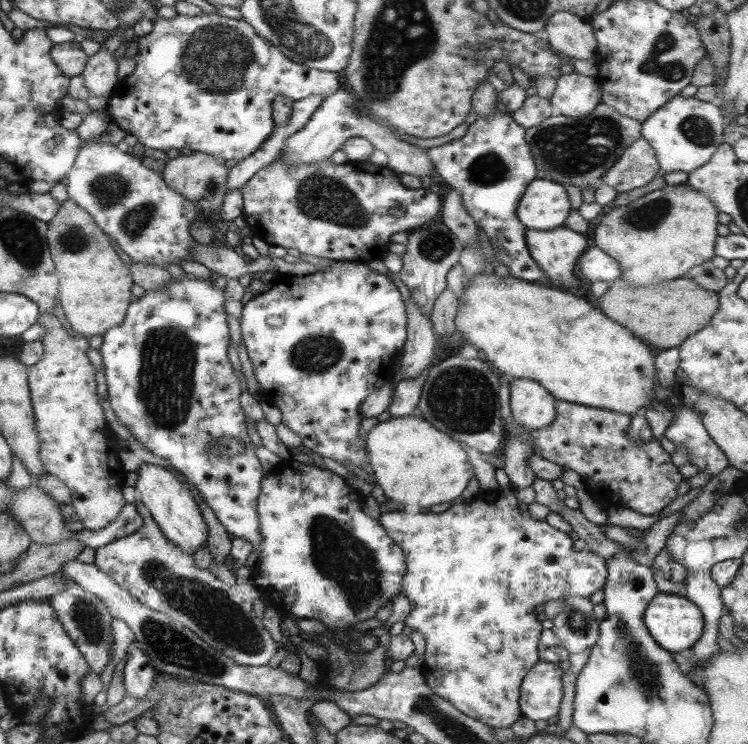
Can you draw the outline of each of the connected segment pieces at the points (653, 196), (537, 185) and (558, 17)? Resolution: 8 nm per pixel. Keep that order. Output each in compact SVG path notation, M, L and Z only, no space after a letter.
M685 183L677 186L666 185L629 204L607 208L599 224L593 228L593 242L595 247L617 261L619 279L633 286L651 286L655 283L681 278L692 266L711 260L718 236L717 212L705 195L693 191L689 185Z
M534 179L521 194L515 213L526 230L545 231L563 227L570 210L562 185L553 180Z
M554 12L546 20L542 35L553 49L565 56L587 60L596 53L596 40L589 20L572 12Z

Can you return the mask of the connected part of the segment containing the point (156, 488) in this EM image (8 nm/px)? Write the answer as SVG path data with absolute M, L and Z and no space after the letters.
M139 463L134 470L137 475L134 489L139 494L142 506L149 511L161 532L170 543L176 544L184 553L191 555L201 545L206 546L207 527L201 518L198 506L192 494L183 487L183 483L169 471L149 463Z

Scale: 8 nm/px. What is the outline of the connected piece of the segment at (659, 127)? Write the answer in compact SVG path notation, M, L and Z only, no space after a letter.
M677 94L640 124L639 134L654 150L659 169L664 173L688 174L705 165L722 143L723 120L717 105L712 102L703 102L694 97L684 98Z

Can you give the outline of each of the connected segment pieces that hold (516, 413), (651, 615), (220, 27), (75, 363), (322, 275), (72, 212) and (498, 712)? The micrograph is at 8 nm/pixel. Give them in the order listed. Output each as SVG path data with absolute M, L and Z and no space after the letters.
M508 378L509 406L515 423L527 430L543 428L554 417L555 399L538 383Z
M658 592L643 611L643 624L659 647L670 653L691 649L702 631L703 619L700 610L682 594Z
M221 14L157 16L150 33L137 37L136 42L134 69L116 83L106 102L106 111L111 122L126 134L135 136L145 148L161 151L188 148L225 161L237 160L238 163L247 158L271 132L274 123L270 102L275 96L283 95L292 101L318 94L326 97L342 86L340 72L318 71L295 64L270 42L257 36L244 20L225 18Z
M53 313L38 314L37 319L45 329L45 334L39 340L44 351L42 357L33 366L26 367L26 375L35 430L39 437L38 455L45 472L58 478L70 490L69 504L77 513L84 528L87 530L105 528L116 520L126 503L121 494L121 489L125 486L126 471L121 468L117 458L117 438L106 425L98 396L95 394L95 368L84 353L89 346L86 339L81 338L77 341L75 337L67 335Z
M332 260L331 265L325 269L303 275L303 278L297 278L297 282L291 282L291 284L277 282L265 292L255 295L255 298L251 298L243 305L238 322L240 323L241 338L251 362L253 376L261 386L261 390L271 396L274 406L281 412L281 424L287 426L293 434L297 434L301 439L301 444L306 449L319 454L322 458L331 458L331 460L339 462L350 473L355 471L363 475L364 470L362 468L364 468L364 464L368 464L368 456L366 450L361 448L361 440L359 440L359 422L361 422L362 416L358 411L358 406L369 394L381 388L385 382L392 380L392 367L402 352L406 337L405 319L405 304L401 294L385 275L365 267L364 263L361 262Z
M69 198L46 226L50 257L59 276L59 304L69 326L88 337L102 335L108 328L121 324L130 304L133 283L128 266L117 257L106 234Z
M508 483L503 488L498 486L495 492L487 492L485 494L485 498L487 498L487 502L483 503L464 503L464 504L457 504L457 505L449 505L448 507L443 506L442 508L438 508L437 510L433 510L432 512L427 512L421 514L420 512L417 514L407 514L402 509L397 511L383 511L379 517L378 521L379 524L383 527L383 530L387 533L387 536L402 550L404 561L405 561L405 572L403 573L401 582L402 582L402 593L406 595L407 600L413 606L410 609L409 614L404 618L404 622L409 628L412 630L417 630L421 636L423 636L423 640L425 640L425 652L423 652L423 659L424 664L421 670L419 670L420 674L423 676L425 685L431 692L433 692L437 697L441 697L443 700L450 702L450 704L463 715L473 718L473 720L477 720L477 722L481 722L485 724L489 728L510 728L510 726L517 721L518 719L522 718L518 700L520 697L520 687L521 681L524 681L525 674L537 663L540 662L537 656L537 644L539 643L539 635L541 634L541 625L540 622L537 621L535 617L535 613L533 613L533 608L538 604L544 604L548 600L553 599L560 599L563 595L575 595L580 597L589 598L590 594L599 590L606 579L606 566L604 563L604 559L597 558L593 553L589 552L587 548L583 548L580 551L575 551L572 547L572 540L569 535L559 532L559 529L553 528L549 526L544 520L535 520L529 513L527 505L524 502L521 502L516 497L516 490L511 483Z

